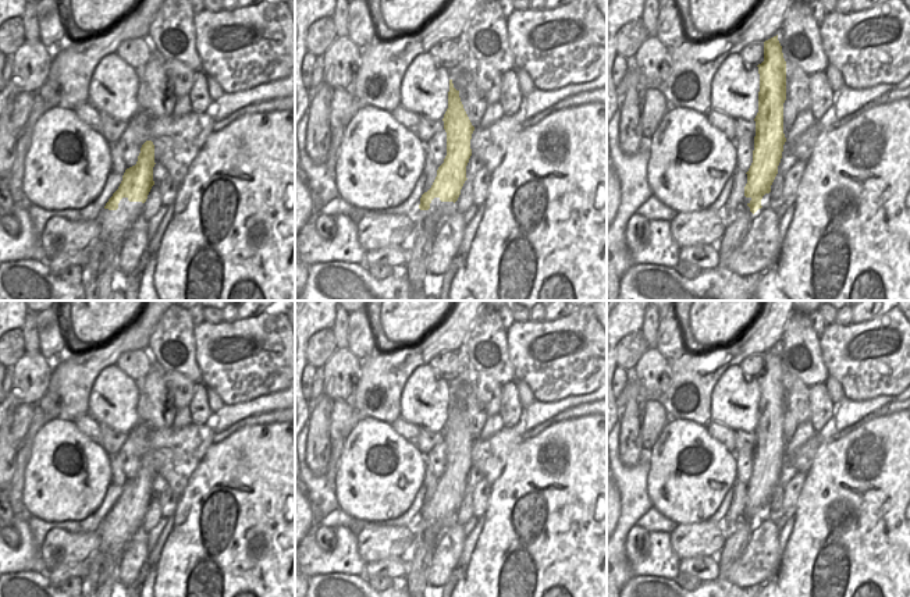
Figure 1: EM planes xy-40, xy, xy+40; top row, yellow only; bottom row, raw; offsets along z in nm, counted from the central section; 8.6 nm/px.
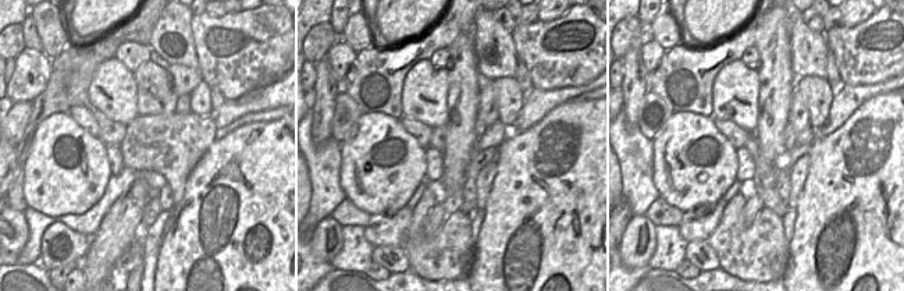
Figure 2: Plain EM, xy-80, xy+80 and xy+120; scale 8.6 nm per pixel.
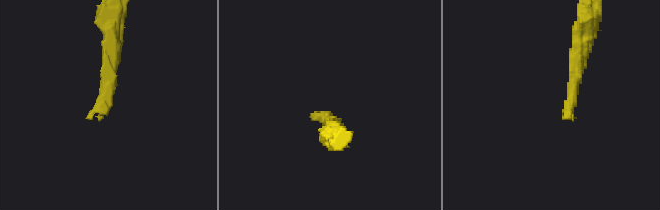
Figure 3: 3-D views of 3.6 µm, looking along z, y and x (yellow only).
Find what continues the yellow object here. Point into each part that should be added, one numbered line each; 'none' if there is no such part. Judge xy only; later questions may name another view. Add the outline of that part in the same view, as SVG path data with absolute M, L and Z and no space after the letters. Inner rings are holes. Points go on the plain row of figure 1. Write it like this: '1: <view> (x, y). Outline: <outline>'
1: xy (437, 519). Outline: M434 509L430 515L429 522L420 522L419 519L415 522L415 525L413 525L415 537L420 539L422 533L427 527L440 527L444 532L444 527L448 522L455 522L454 514L441 514L440 509Z

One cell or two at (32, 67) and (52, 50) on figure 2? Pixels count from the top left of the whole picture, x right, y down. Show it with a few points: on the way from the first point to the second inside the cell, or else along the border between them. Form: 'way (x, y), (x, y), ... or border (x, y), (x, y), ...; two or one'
border (42, 52), (50, 59); two

